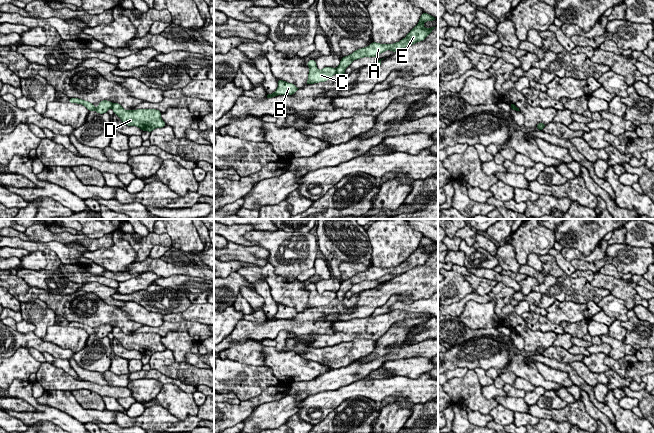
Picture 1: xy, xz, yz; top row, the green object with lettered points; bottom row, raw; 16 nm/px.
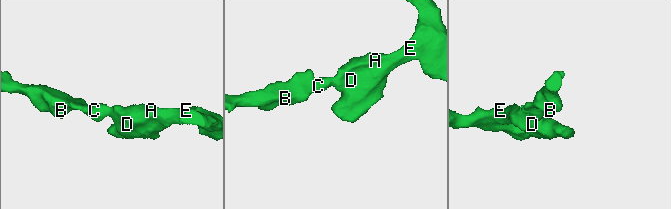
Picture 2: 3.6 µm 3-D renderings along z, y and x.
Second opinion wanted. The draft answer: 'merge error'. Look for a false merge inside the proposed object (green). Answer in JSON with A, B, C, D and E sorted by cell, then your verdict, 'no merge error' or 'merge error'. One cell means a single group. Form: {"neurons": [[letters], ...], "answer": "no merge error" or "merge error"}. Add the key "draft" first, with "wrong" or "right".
{"draft": "right", "neurons": [["A", "D", "E"], ["B", "C"]], "answer": "merge error"}

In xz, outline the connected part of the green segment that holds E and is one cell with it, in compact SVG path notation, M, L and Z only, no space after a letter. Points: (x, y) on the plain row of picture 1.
M423 236L420 240L418 248L406 259L405 262L399 266L393 268L380 268L372 266L367 271L355 274L352 278L341 282L340 288L336 292L337 299L344 300L346 292L352 288L354 284L364 281L377 281L387 274L398 277L408 270L411 270L420 265L424 265L435 251L425 252L423 248L427 245L434 245L435 243L436 242L433 240Z

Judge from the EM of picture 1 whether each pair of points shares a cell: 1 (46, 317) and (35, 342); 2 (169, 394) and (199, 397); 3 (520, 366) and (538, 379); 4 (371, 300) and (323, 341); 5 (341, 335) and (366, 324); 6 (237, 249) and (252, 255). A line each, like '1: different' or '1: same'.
1: different
2: different
3: same
4: different
5: same
6: same

